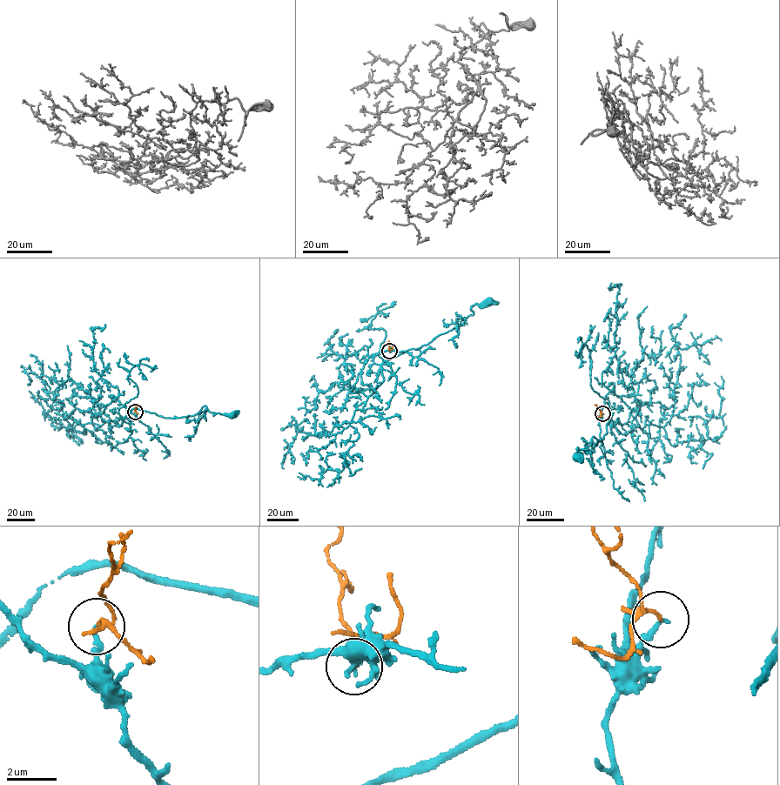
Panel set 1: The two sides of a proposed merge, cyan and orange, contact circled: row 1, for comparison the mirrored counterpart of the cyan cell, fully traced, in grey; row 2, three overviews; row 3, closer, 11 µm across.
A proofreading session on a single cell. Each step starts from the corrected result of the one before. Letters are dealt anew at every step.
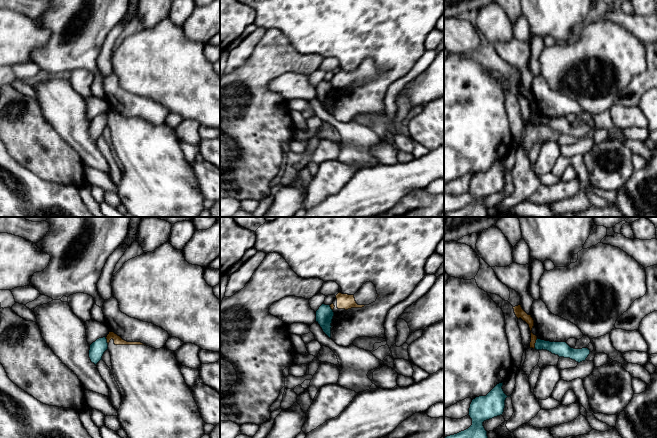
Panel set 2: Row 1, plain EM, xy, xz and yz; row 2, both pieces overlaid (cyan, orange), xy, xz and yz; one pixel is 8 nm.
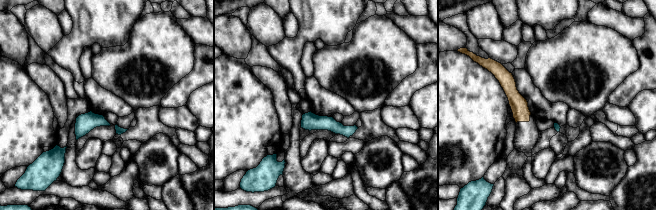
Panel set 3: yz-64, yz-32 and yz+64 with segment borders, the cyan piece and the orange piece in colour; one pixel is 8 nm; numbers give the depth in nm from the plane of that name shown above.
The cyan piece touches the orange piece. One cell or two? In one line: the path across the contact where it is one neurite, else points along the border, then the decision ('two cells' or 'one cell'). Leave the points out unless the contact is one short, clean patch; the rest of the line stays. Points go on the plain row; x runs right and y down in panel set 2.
border along yz (537, 114), (533, 124); two cells

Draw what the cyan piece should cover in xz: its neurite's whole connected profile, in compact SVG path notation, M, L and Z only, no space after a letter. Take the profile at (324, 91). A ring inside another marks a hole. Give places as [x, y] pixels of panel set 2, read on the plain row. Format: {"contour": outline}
{"contour": "M322 80L316 87L316 98L320 101L323 108L331 114L331 99L334 92L334 88L330 81Z"}

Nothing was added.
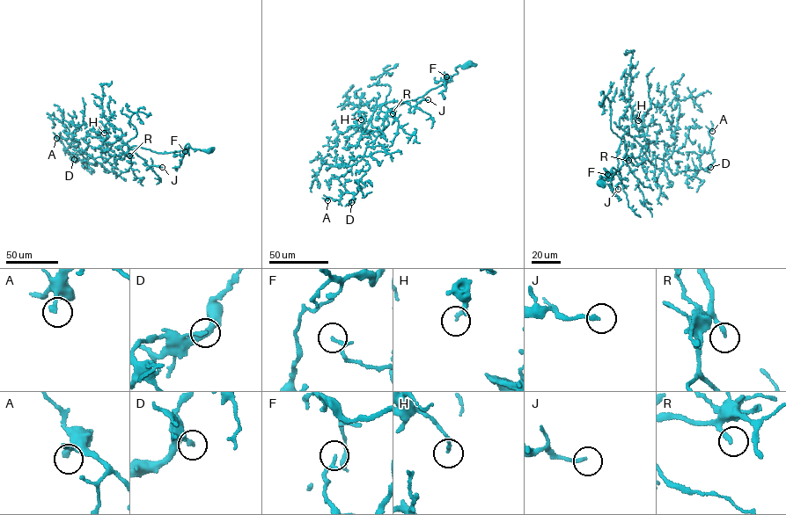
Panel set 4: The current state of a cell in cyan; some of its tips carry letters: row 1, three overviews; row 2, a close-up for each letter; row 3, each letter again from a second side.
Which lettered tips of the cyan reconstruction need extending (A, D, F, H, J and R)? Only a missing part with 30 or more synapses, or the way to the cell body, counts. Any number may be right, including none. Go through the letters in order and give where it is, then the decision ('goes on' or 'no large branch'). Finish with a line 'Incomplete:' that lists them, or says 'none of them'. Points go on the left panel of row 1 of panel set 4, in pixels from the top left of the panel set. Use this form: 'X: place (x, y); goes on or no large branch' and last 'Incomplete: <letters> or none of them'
A: place (56, 138); no large branch
D: place (74, 159); no large branch
F: place (185, 151); no large branch
H: place (104, 133); no large branch
J: place (162, 167); no large branch
R: place (129, 155); no large branch
Incomplete: none of them

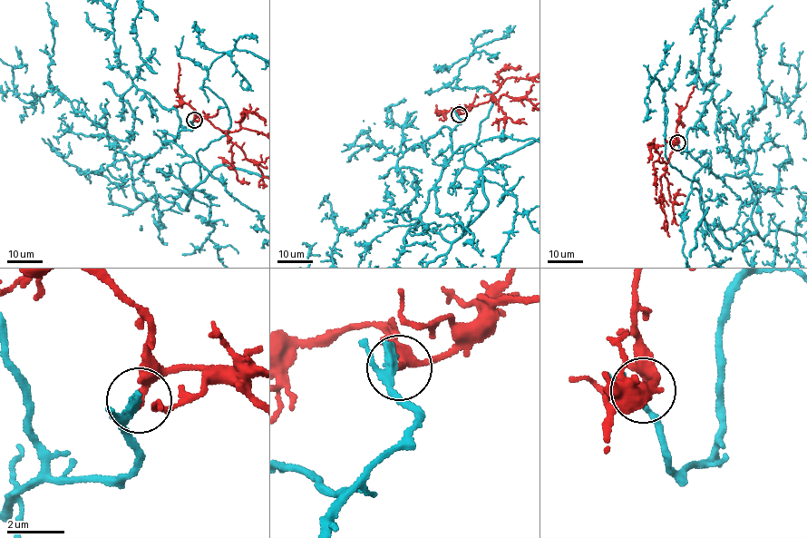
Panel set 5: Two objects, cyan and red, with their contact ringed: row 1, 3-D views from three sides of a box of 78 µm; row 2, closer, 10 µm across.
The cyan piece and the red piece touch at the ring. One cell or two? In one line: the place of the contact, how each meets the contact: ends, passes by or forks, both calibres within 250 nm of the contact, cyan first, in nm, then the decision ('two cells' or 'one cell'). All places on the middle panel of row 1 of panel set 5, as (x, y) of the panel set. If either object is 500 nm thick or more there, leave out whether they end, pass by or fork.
at (459, 114); cyan passes by; red ends there; 280 nm thick on the cyan side, 280 nm on the other; one cell

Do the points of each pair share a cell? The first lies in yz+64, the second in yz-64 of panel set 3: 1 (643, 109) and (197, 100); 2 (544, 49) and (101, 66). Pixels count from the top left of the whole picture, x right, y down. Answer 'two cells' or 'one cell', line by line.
1: one cell
2: one cell

